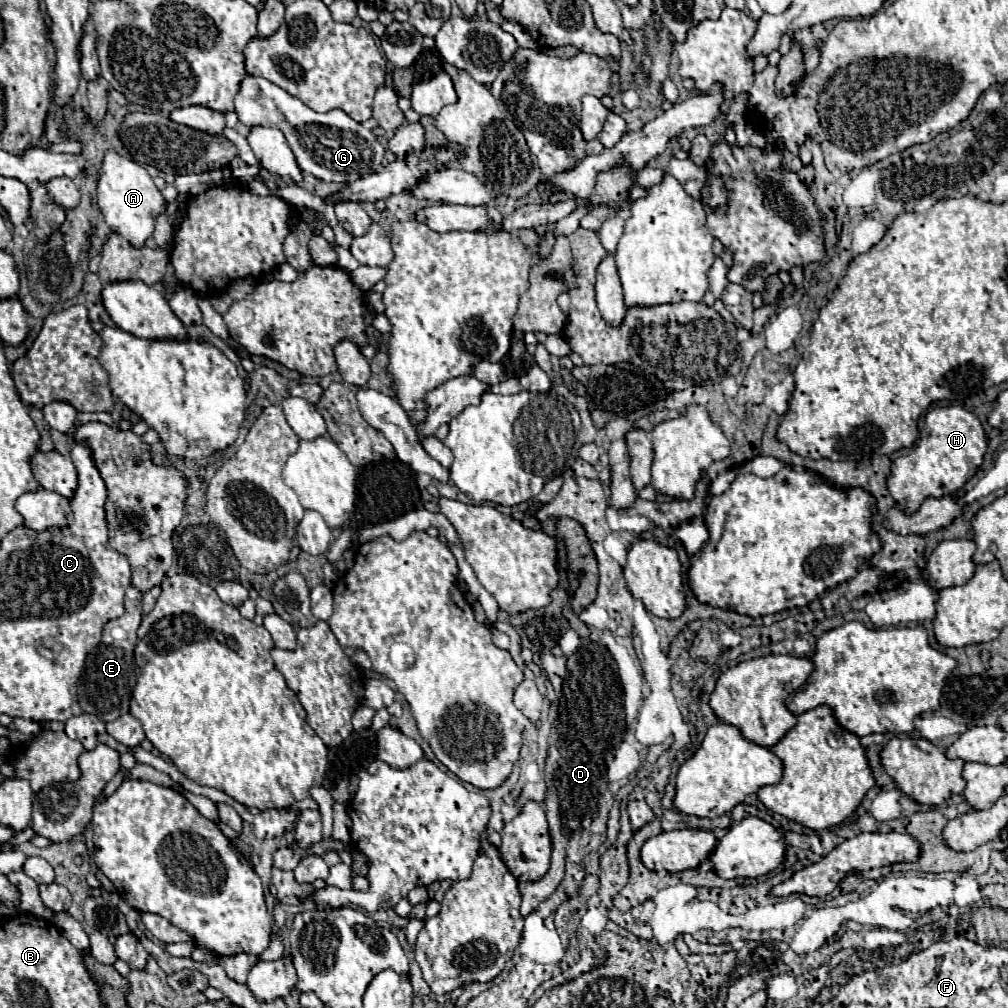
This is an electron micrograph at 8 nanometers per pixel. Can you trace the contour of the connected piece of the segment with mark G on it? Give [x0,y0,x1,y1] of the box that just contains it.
[234,74,384,182]

